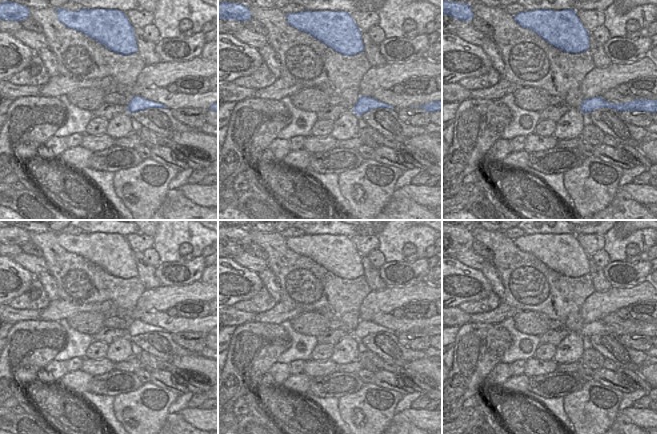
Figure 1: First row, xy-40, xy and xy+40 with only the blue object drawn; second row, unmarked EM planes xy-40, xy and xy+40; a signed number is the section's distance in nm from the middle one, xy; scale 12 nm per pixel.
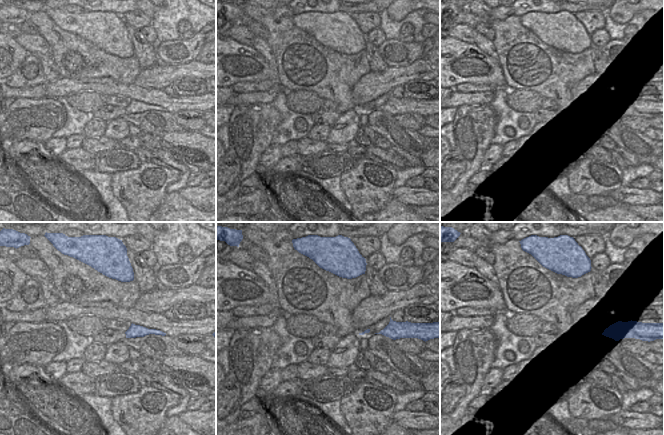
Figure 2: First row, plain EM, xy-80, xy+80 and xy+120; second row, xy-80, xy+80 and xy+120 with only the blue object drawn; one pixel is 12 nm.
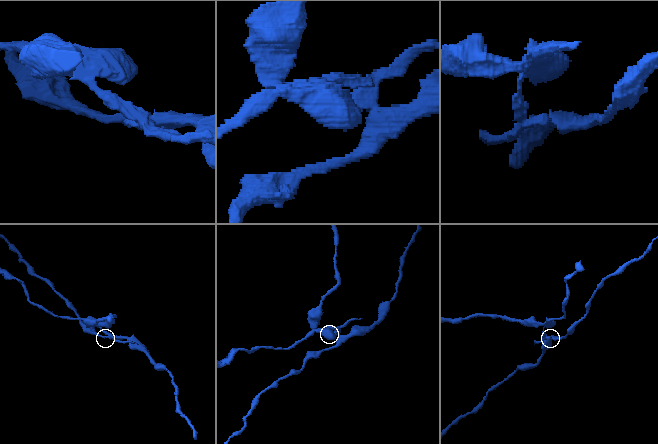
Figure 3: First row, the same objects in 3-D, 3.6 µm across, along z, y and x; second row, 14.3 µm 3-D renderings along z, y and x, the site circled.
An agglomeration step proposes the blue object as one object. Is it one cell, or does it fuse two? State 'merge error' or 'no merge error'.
merge error

